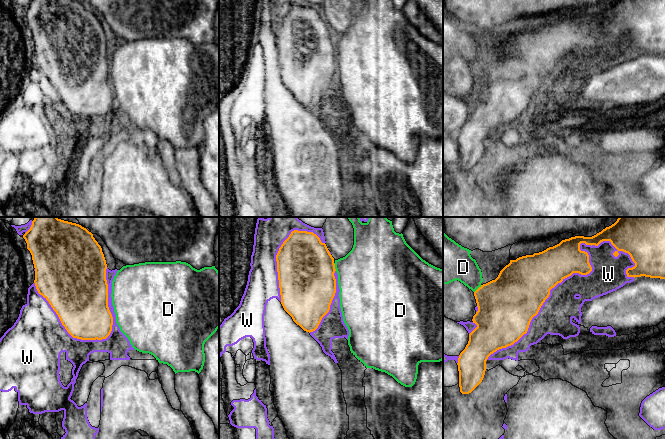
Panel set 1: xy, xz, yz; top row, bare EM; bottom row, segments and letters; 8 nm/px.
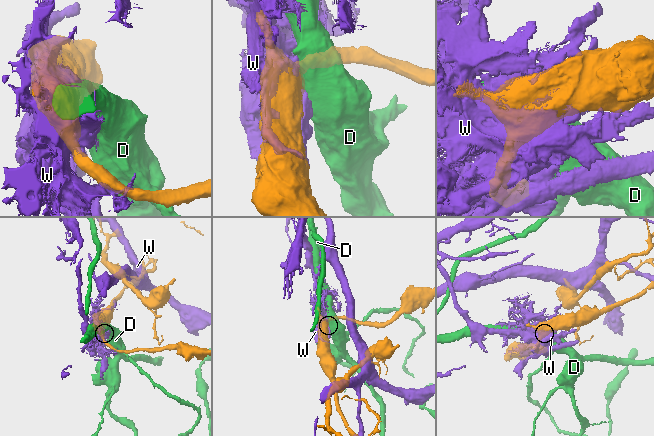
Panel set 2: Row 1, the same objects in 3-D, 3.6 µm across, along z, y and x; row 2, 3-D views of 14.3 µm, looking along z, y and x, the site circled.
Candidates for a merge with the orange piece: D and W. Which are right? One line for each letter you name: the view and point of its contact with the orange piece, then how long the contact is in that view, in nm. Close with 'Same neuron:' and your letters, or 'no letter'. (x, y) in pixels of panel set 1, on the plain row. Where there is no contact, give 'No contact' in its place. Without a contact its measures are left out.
Same neuron: no letter

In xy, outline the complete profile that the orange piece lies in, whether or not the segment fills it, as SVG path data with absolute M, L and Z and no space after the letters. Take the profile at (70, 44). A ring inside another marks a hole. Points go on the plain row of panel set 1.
M32 0L23 14L32 31L36 65L49 78L67 108L73 114L81 116L106 115L113 101L108 83L107 40L102 24L93 10L79 0Z

